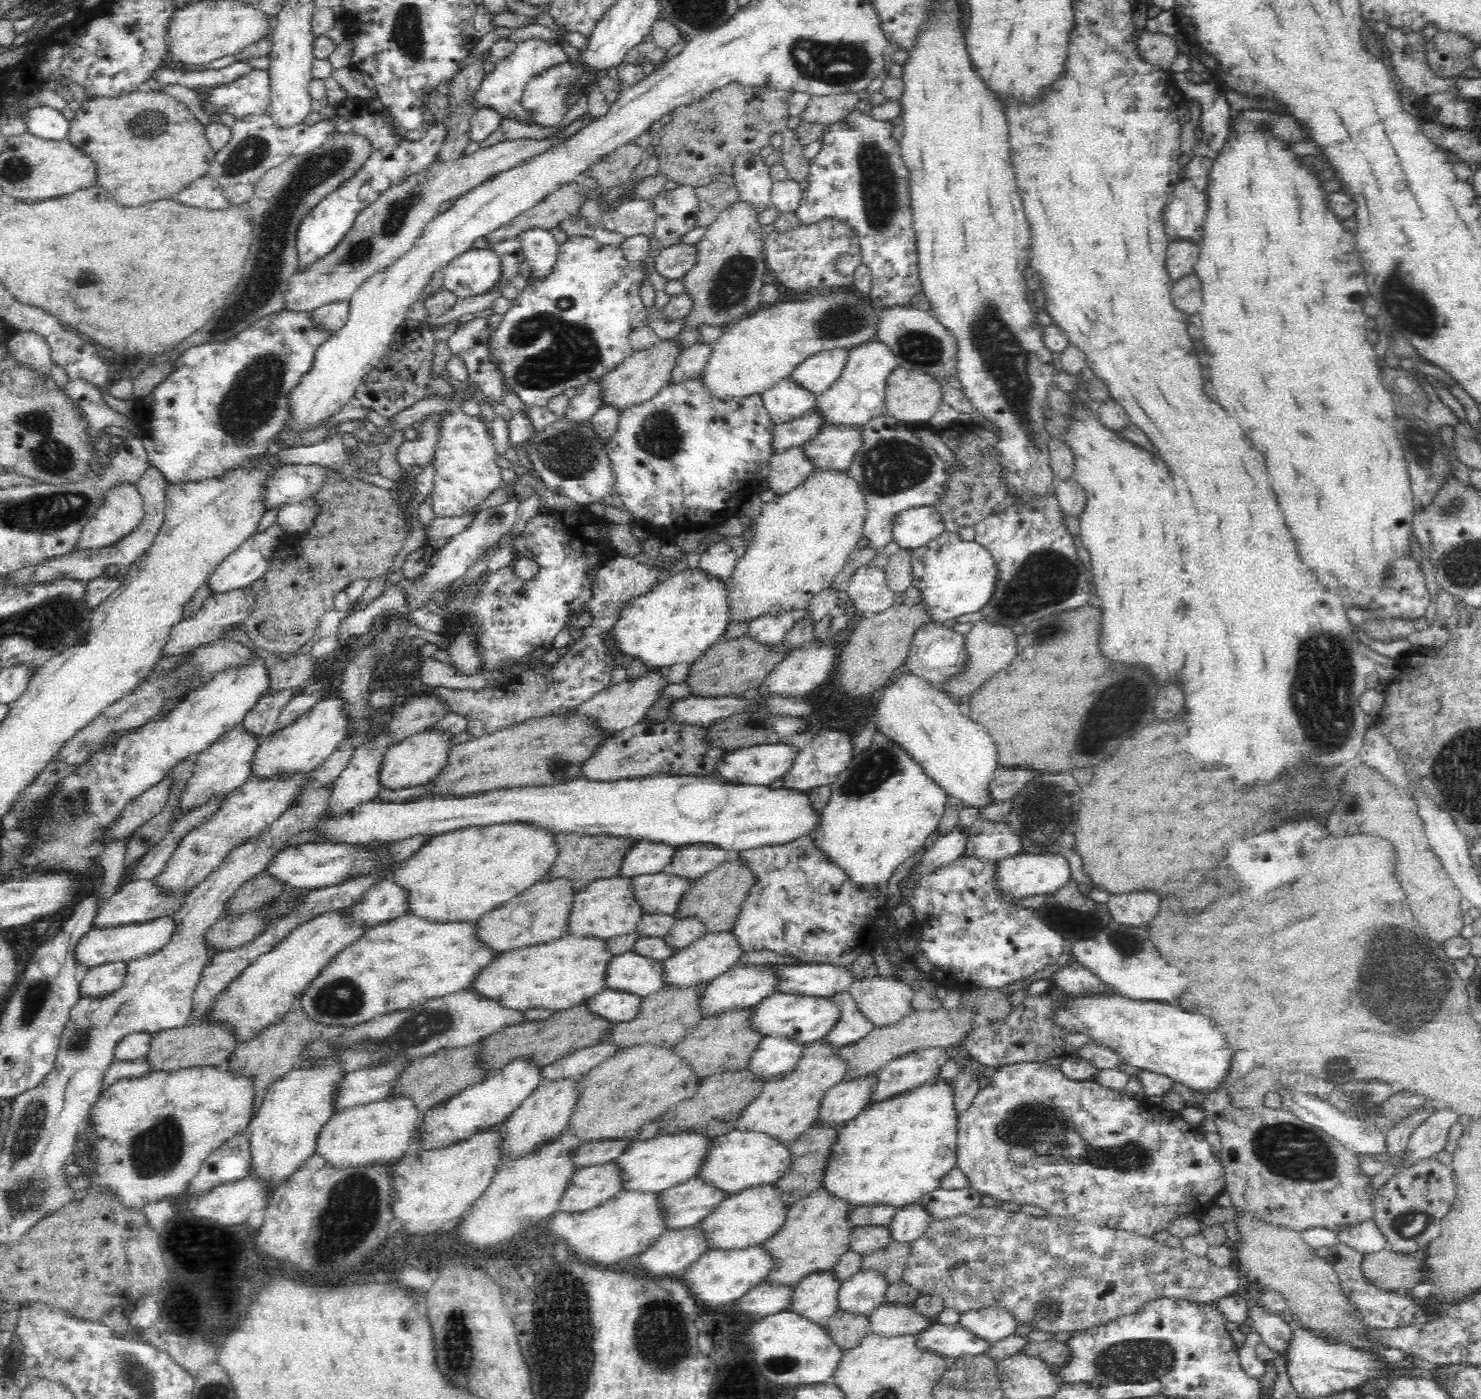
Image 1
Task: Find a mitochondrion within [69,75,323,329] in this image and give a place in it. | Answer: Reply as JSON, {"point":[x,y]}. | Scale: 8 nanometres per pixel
{"point":[253,150]}

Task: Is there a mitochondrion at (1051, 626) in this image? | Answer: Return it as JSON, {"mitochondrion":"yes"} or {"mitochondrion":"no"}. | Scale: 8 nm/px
{"mitochondrion":"yes"}

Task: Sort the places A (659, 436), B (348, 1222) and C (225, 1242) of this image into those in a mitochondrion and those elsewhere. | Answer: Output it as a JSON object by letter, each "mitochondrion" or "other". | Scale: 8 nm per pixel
{"A":"mitochondrion","B":"mitochondrion","C":"other"}

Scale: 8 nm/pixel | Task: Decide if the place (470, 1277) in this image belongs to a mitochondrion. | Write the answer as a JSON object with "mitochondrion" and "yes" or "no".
{"mitochondrion":"no"}

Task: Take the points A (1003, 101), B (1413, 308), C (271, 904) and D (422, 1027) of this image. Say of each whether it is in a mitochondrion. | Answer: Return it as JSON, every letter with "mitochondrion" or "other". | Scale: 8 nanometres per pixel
{"A":"other","B":"mitochondrion","C":"other","D":"mitochondrion"}

